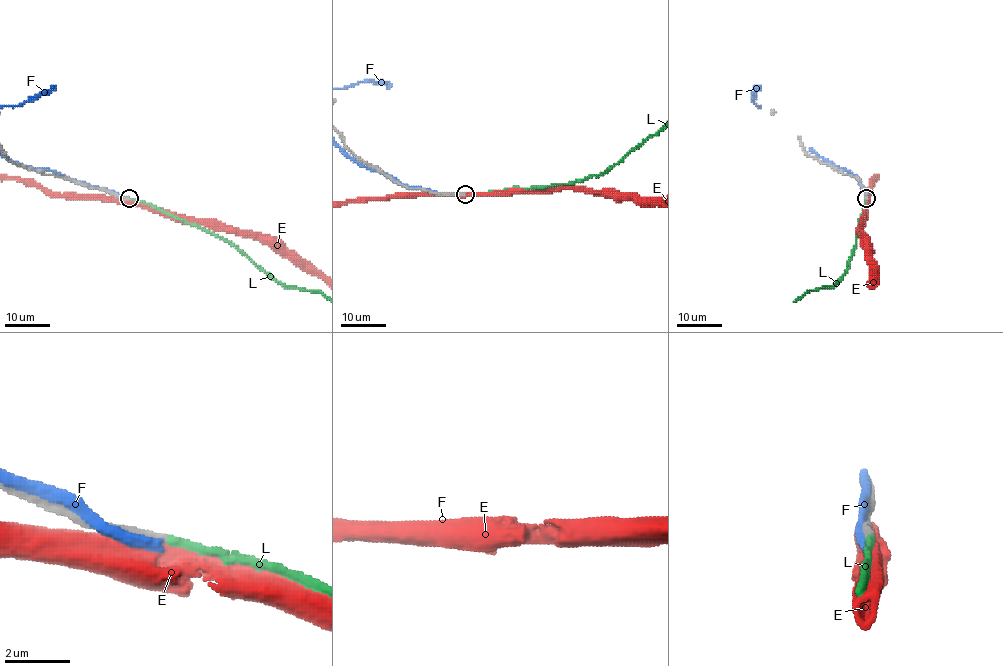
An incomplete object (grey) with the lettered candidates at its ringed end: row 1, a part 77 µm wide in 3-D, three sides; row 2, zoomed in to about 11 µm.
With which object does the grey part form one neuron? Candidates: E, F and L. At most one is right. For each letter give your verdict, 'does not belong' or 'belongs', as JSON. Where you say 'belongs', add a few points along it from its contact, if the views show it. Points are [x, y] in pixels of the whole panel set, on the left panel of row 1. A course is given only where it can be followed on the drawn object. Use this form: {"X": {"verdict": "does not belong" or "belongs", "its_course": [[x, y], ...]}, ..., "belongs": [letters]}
{"E": {"verdict": "does not belong"}, "F": {"verdict": "does not belong"}, "L": {"verdict": "belongs"}, "belongs": ["L"]}

